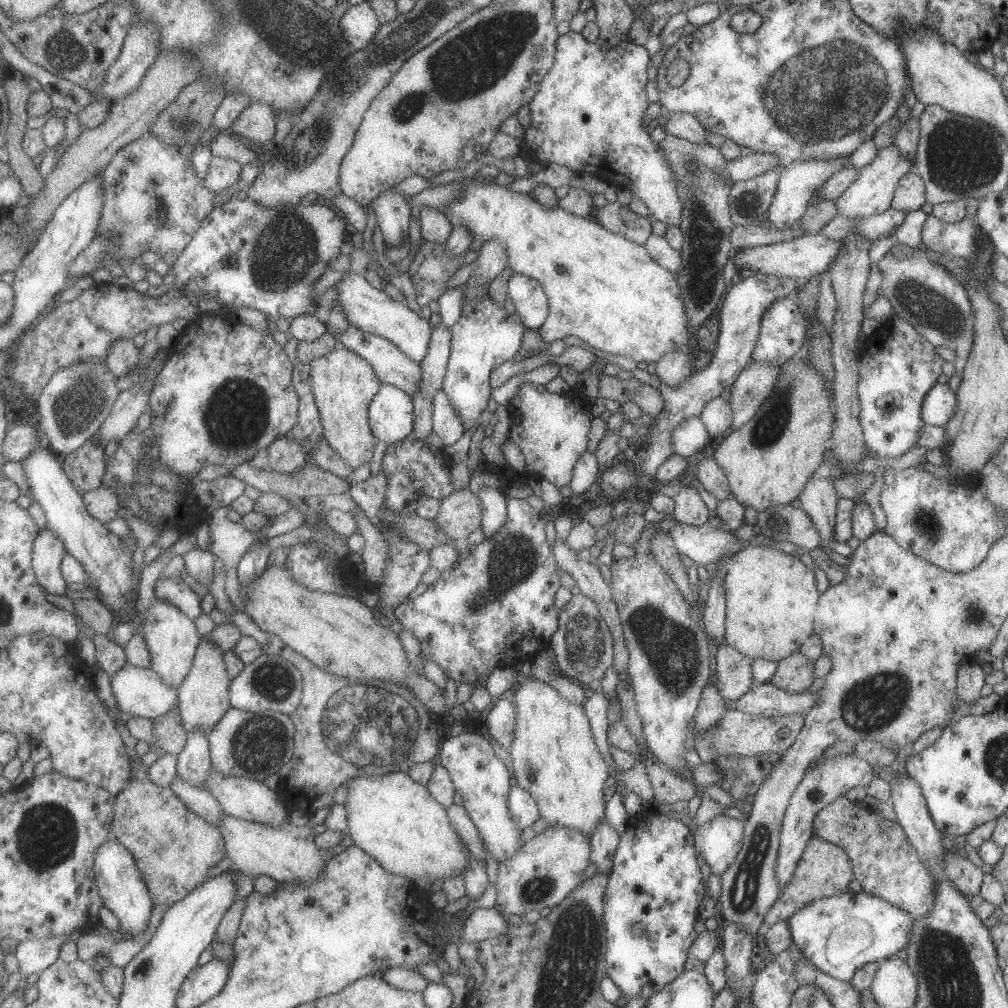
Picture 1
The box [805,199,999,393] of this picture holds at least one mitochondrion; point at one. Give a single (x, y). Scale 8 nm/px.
(929, 307)

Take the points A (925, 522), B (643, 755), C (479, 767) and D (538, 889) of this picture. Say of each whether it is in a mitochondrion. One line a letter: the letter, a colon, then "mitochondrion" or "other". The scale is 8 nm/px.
A: mitochondrion
B: other
C: other
D: mitochondrion

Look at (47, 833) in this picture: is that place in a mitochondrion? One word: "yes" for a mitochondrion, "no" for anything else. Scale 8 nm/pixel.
yes

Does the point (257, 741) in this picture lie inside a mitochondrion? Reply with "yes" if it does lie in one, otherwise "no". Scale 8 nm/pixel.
yes

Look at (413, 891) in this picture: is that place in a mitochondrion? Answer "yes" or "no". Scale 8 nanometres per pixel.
no

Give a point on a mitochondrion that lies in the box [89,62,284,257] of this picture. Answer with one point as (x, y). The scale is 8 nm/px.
(118, 212)

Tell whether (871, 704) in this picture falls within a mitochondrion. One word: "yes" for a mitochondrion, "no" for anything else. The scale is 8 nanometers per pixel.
yes

